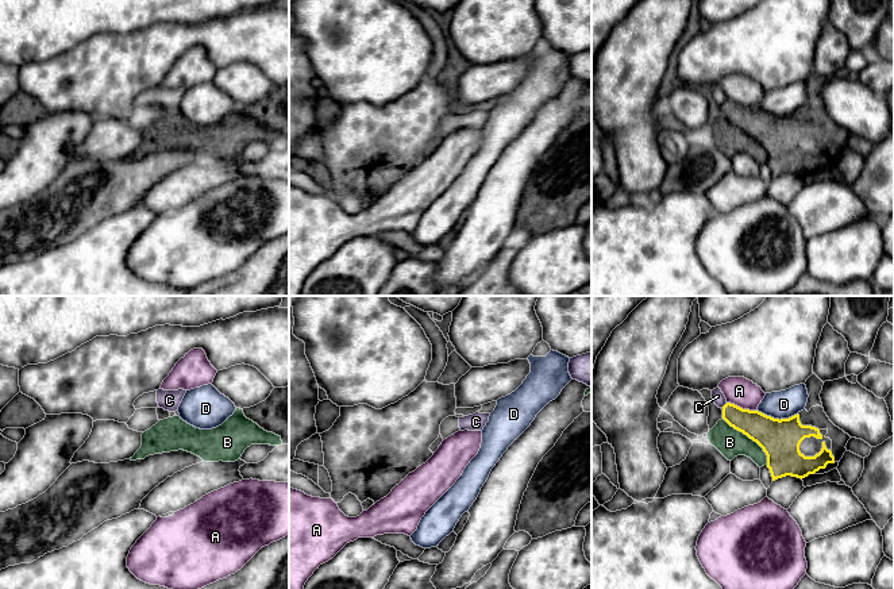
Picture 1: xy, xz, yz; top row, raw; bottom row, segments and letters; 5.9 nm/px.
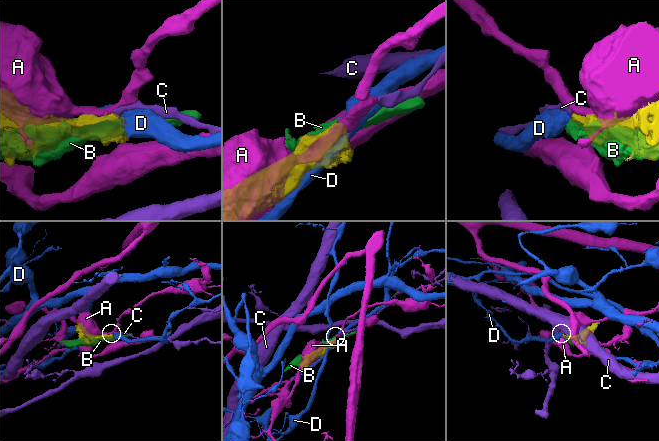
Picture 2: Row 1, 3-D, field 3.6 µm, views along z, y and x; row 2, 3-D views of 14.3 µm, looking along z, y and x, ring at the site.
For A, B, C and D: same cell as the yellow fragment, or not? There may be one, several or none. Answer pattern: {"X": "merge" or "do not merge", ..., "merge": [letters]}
{"A": "do not merge", "B": "do not merge", "C": "do not merge", "D": "do not merge", "merge": []}

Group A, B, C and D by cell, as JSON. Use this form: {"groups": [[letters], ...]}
{"groups": [["A"], ["B"], ["C"], ["D"]]}

